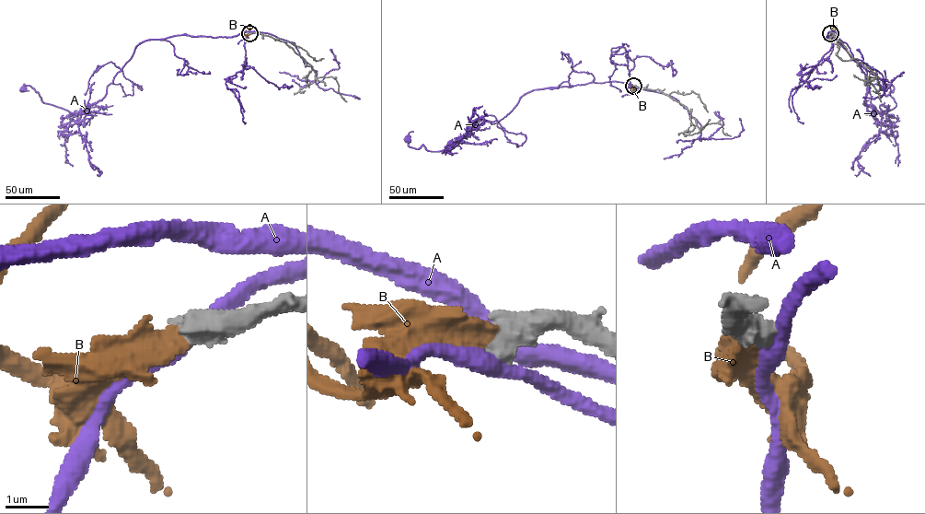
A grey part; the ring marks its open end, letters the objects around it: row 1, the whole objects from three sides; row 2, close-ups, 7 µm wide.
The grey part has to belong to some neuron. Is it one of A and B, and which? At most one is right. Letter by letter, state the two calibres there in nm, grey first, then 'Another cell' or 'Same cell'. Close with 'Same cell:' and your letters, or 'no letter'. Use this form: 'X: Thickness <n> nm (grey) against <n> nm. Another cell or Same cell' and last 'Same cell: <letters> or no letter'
A: Thickness 650 nm (grey) against 440 nm. Another cell
B: Thickness 700 nm (grey) against 550 nm. Another cell
Same cell: no letter

